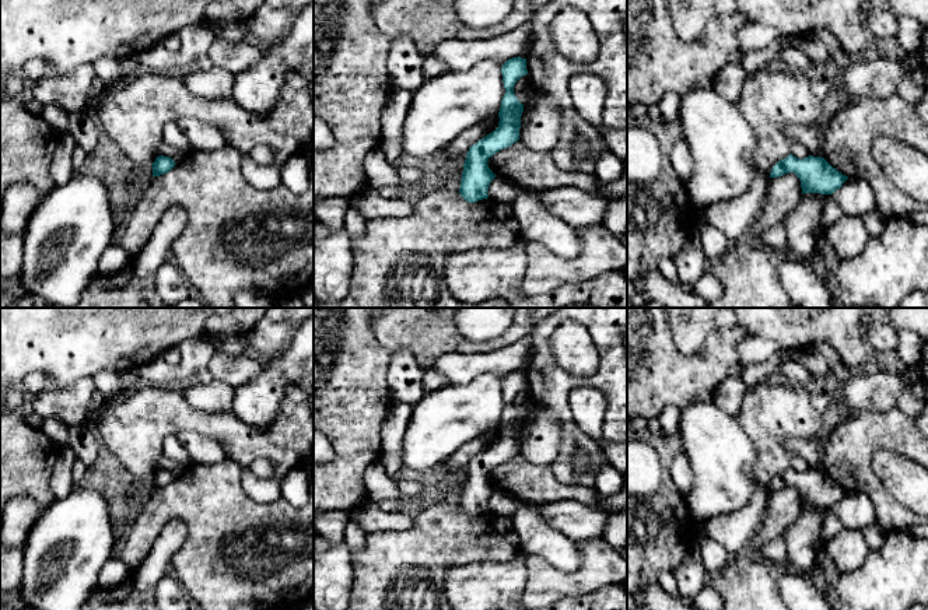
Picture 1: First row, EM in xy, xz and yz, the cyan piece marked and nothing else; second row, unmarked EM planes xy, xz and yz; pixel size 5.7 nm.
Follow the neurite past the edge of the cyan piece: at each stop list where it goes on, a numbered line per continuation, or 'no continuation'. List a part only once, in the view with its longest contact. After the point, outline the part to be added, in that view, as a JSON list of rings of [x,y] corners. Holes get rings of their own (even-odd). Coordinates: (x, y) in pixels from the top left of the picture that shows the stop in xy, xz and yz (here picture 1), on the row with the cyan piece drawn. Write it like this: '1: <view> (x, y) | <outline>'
no continuation

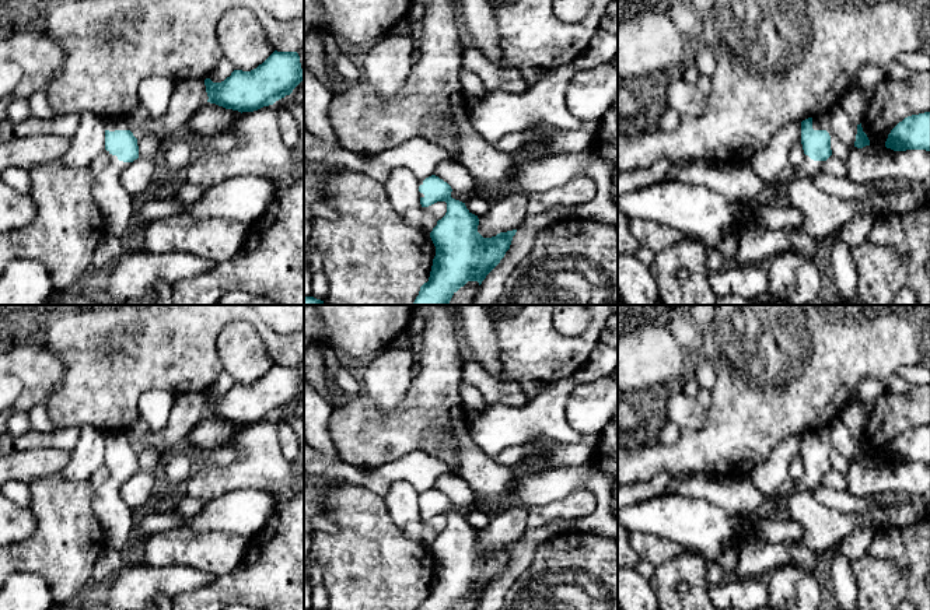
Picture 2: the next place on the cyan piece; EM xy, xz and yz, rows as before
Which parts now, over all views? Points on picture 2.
1: yz (822, 122) | [[[828,113],[812,118],[814,130],[826,130],[829,136],[833,133],[831,127],[831,119]]]

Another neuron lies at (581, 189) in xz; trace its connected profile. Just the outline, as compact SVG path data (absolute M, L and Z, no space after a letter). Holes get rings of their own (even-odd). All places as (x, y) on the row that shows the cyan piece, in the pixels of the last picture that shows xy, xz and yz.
M580 175L563 186L546 192L527 193L528 213L541 214L555 207L578 207L583 203L588 203L595 194L595 182L585 175Z

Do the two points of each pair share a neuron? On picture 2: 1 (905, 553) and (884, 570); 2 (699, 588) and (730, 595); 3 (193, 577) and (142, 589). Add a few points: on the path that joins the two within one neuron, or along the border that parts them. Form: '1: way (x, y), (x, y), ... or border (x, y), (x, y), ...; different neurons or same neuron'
1: border (867, 551), (895, 563), (905, 578), (906, 592); different neurons
2: border (710, 586), (708, 595); different neurons
3: way (181, 579), (154, 581); same neuron

